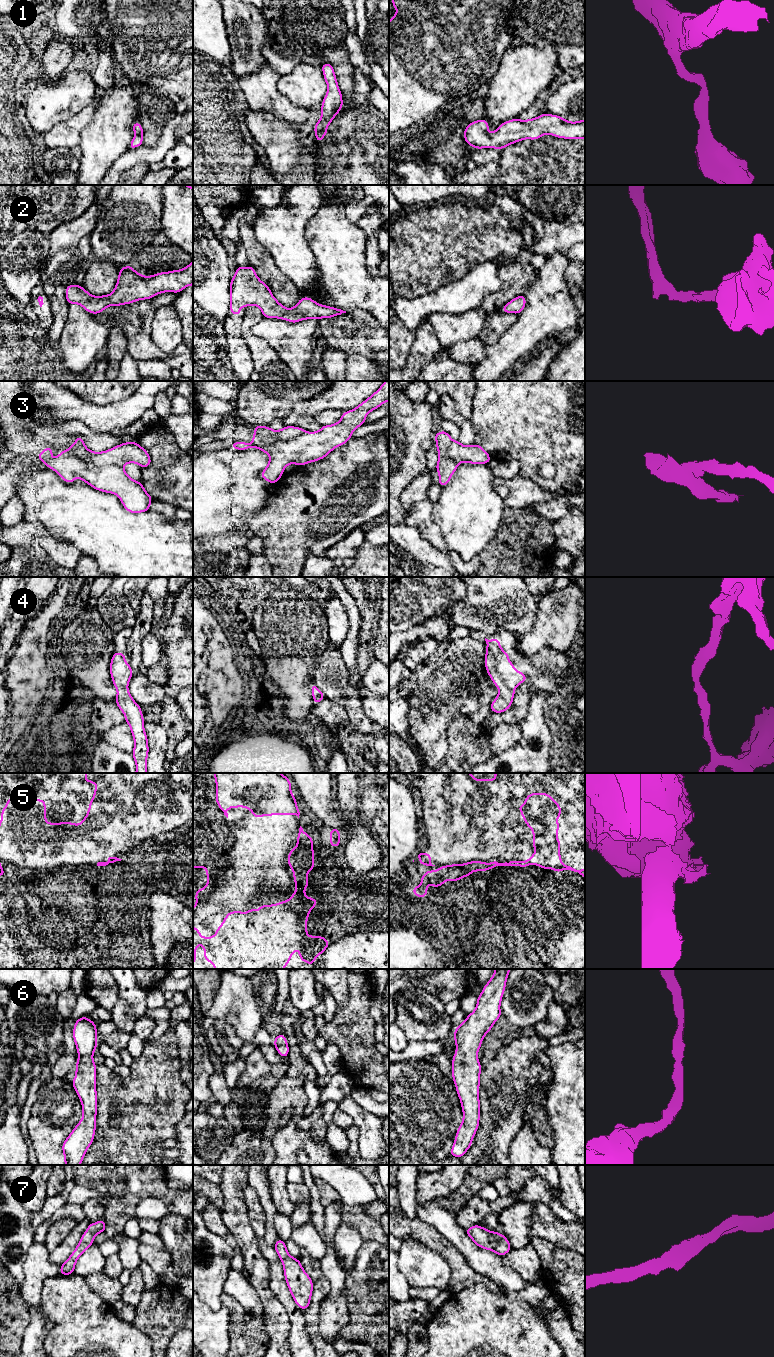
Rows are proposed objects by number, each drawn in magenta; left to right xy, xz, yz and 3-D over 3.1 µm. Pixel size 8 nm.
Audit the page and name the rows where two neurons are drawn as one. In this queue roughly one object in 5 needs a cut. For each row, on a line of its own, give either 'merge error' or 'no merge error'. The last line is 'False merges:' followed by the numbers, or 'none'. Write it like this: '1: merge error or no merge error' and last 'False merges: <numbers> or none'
1: no merge error
2: no merge error
3: merge error
4: no merge error
5: no merge error
6: no merge error
7: no merge error
False merges: 3

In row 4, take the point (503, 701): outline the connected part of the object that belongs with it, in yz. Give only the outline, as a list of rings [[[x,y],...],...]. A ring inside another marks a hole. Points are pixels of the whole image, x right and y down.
[[[485,638],[485,641],[487,644],[485,668],[499,689],[498,696],[491,703],[490,709],[491,712],[502,713],[511,707],[516,687],[526,682],[527,677],[514,668],[514,664],[509,661],[508,653],[499,646],[500,640]]]

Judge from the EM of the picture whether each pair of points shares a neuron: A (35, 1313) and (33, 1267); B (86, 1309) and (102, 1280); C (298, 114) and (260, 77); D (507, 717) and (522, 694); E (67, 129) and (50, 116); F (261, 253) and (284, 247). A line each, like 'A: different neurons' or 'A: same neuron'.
A: same neuron
B: different neurons
C: same neuron
D: same neuron
E: different neurons
F: different neurons

